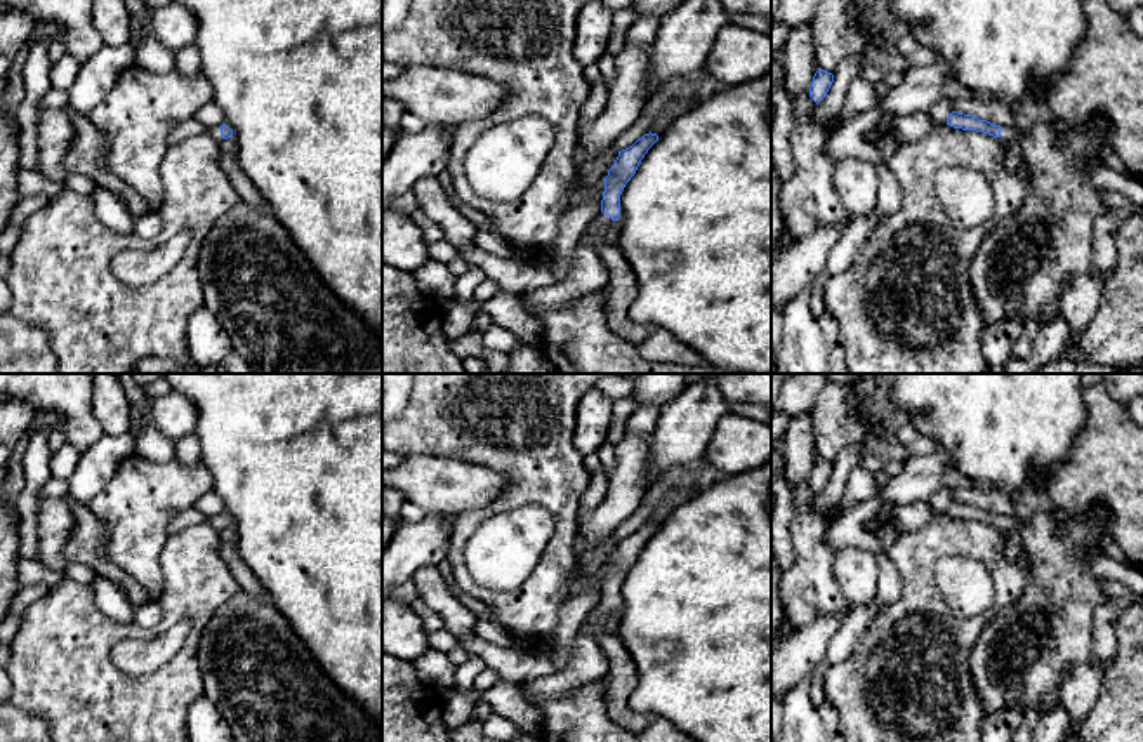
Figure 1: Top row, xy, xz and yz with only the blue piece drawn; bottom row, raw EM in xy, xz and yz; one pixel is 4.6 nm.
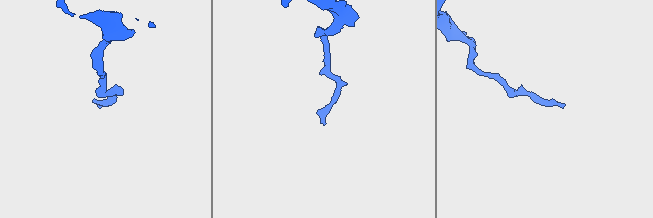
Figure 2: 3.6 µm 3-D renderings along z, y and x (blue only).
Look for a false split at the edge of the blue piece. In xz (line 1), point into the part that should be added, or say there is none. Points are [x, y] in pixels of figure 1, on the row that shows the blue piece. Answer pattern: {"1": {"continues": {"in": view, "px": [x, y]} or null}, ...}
{"1": {"continues": {"in": "xz", "px": [621, 289]}}}

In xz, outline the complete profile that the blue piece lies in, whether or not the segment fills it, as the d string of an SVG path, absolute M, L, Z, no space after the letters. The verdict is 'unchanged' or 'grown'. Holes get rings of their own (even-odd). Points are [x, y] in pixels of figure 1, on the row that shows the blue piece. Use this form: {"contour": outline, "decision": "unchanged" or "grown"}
{"contour": "M650 132L632 146L618 151L615 163L605 177L601 212L584 233L584 240L594 247L608 269L603 306L606 323L618 337L636 346L644 342L657 327L651 323L638 323L629 316L629 306L638 292L636 275L620 247L608 243L605 235L608 226L620 217L620 195L625 184L636 174L641 160L657 141L658 136Z", "decision": "grown"}

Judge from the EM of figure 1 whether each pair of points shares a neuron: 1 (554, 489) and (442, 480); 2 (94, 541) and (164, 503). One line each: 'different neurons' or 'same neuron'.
1: different neurons
2: different neurons

